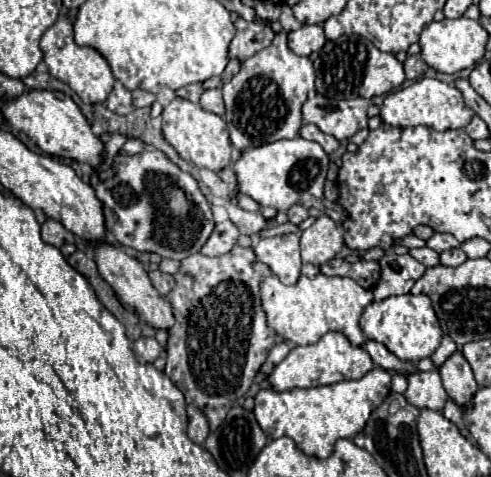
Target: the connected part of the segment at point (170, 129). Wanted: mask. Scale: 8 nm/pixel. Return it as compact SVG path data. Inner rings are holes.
M174 98L162 112L162 132L164 138L176 148L176 152L198 168L220 172L232 162L232 144L228 138L226 122L218 114L200 108L200 104L194 104L184 98Z

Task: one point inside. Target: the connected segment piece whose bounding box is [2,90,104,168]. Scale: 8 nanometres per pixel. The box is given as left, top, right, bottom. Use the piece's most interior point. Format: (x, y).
(53, 120)

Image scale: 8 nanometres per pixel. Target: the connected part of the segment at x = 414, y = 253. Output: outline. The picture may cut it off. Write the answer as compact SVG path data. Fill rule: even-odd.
M424 246L424 248L412 248L410 250L410 256L412 258L416 258L418 262L422 262L424 266L438 266L440 262L438 262L438 254L432 250L432 248L428 248L428 246Z

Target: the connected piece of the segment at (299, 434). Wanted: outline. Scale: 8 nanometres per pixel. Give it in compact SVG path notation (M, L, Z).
M376 366L360 380L344 380L316 388L292 388L282 394L266 388L256 394L254 416L268 440L288 436L304 454L324 460L332 454L336 440L354 438L360 430L364 430L372 410L390 394L390 382L392 374Z

